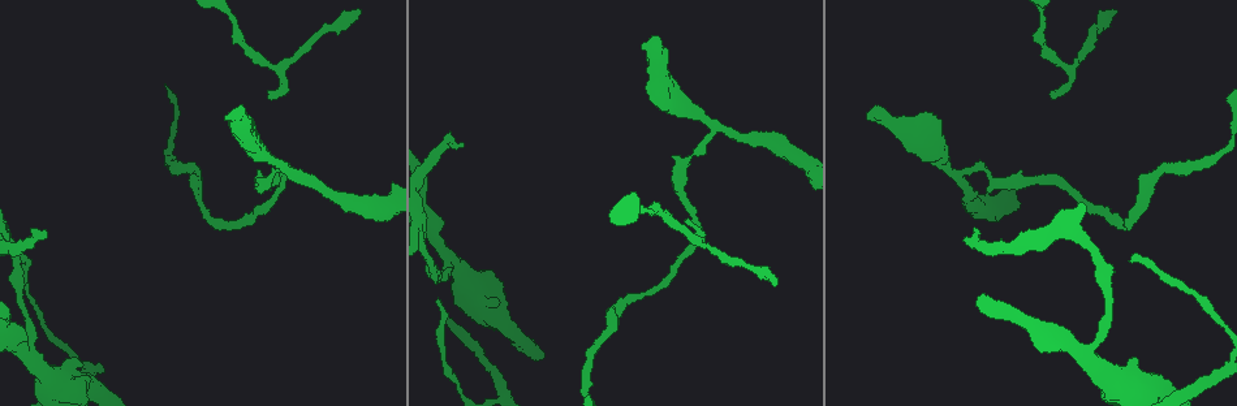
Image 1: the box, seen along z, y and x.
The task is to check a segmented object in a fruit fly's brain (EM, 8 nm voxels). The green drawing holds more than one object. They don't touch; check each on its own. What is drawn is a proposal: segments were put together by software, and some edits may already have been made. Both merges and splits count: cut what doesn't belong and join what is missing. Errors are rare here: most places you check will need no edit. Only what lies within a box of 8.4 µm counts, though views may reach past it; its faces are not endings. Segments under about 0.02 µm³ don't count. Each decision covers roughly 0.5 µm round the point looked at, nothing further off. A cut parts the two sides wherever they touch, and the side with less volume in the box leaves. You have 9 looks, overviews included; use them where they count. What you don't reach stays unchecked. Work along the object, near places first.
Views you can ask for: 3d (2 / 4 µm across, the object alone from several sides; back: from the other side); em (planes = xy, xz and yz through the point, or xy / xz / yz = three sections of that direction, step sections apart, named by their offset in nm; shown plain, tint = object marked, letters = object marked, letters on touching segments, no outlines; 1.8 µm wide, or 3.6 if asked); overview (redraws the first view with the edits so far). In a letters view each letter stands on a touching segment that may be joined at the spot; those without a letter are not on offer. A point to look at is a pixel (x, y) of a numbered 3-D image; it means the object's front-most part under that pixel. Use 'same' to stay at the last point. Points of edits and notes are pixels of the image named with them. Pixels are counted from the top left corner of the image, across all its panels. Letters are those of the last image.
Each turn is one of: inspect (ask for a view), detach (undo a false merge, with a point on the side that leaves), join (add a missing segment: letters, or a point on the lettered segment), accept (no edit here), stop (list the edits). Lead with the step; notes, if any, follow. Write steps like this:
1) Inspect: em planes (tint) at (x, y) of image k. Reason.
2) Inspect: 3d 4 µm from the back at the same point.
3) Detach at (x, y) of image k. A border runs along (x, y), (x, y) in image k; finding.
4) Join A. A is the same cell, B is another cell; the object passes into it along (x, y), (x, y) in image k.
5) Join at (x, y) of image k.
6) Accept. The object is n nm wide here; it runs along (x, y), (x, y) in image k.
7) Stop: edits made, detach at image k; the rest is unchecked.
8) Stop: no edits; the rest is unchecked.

Inspect: 3d 2 µm at (463, 147) of image 1. An open end.

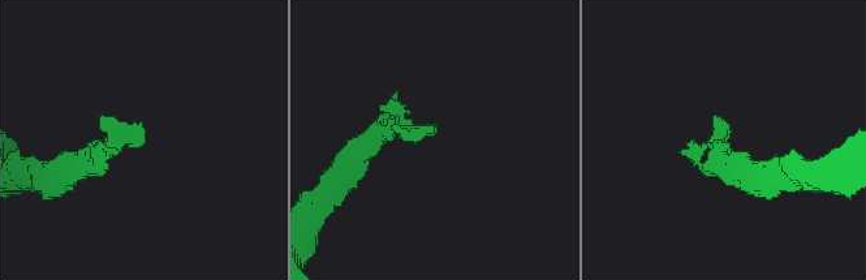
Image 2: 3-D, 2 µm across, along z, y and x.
Inspect: em planes (letters) at (718, 130) of image 2.

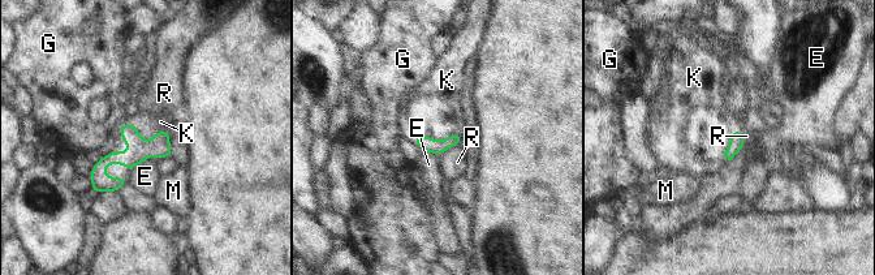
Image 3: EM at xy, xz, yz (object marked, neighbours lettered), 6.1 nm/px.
Join K. K is the same cell, E, G, M and R are other cells; the neuron continues.

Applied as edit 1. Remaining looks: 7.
Inspect: em 3.6 µm xy step 4 (tint) at (294, 173) of image 1. Three-way junction.

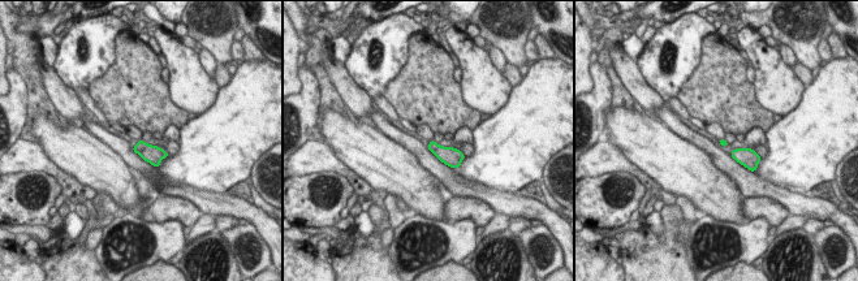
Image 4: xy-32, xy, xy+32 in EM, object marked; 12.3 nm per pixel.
Inspect: em 3.6 µm xz step 4 (tint) at the same point.

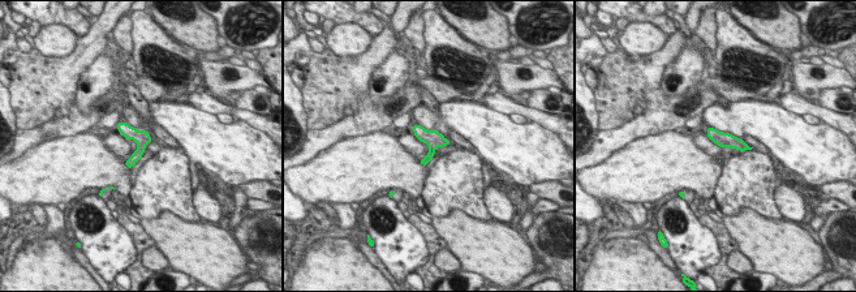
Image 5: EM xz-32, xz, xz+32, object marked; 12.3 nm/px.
Inspect: em 3.6 µm xz step 4 (letters) at the same point. What lies round it.

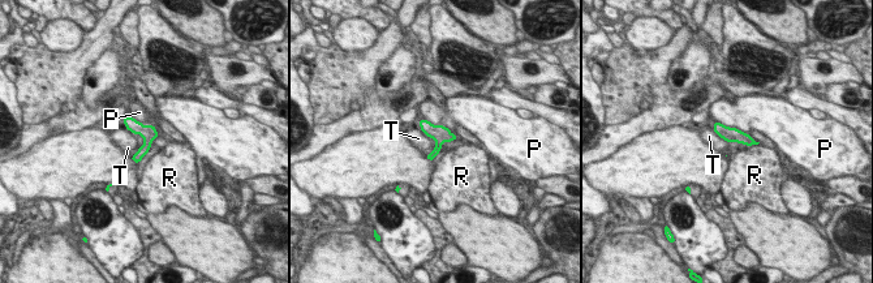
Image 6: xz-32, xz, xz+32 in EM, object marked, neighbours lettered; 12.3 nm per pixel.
Accept. The object is 190 nm wide here; P, R and T are other cells; a border runs along (712, 129), (727, 142) in image 6; continuous, no second neuron.

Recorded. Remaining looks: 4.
Inspect: 3d 4 µm at (226, 116) of image 1. Thick end.

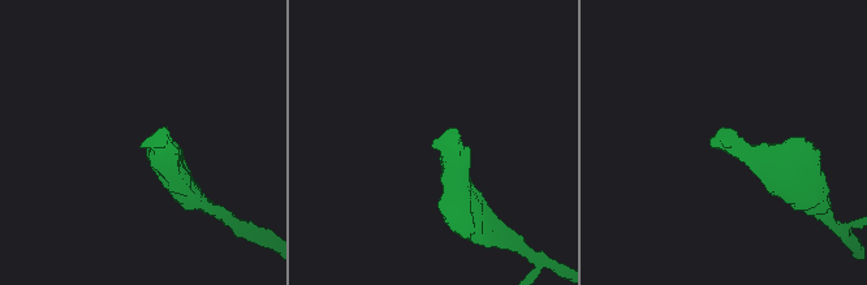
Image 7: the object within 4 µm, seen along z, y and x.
Inspect: em planes (plain) at (434, 140) of image 7.

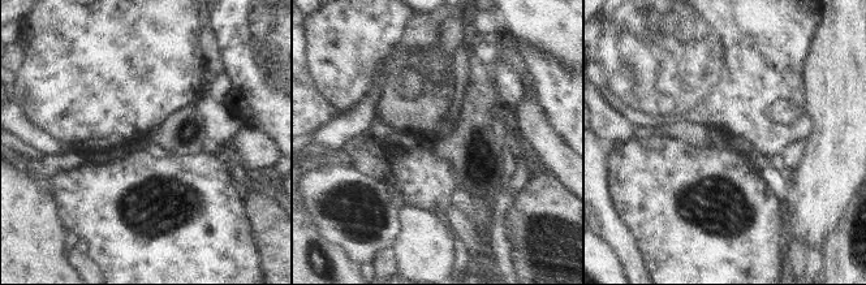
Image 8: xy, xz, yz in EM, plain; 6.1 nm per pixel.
Inspect: em planes (letters) at the same point.

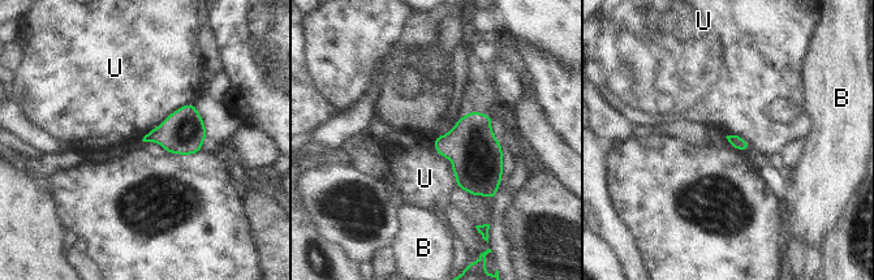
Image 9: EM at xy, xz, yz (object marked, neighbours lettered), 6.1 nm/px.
Accept. B and U are other cells; a border runs along (434, 137), (457, 186) in image 9; no lettered segment goes on from it.

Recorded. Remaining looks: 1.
Stop: edits made, join at image 3; the rest is unchecked.

